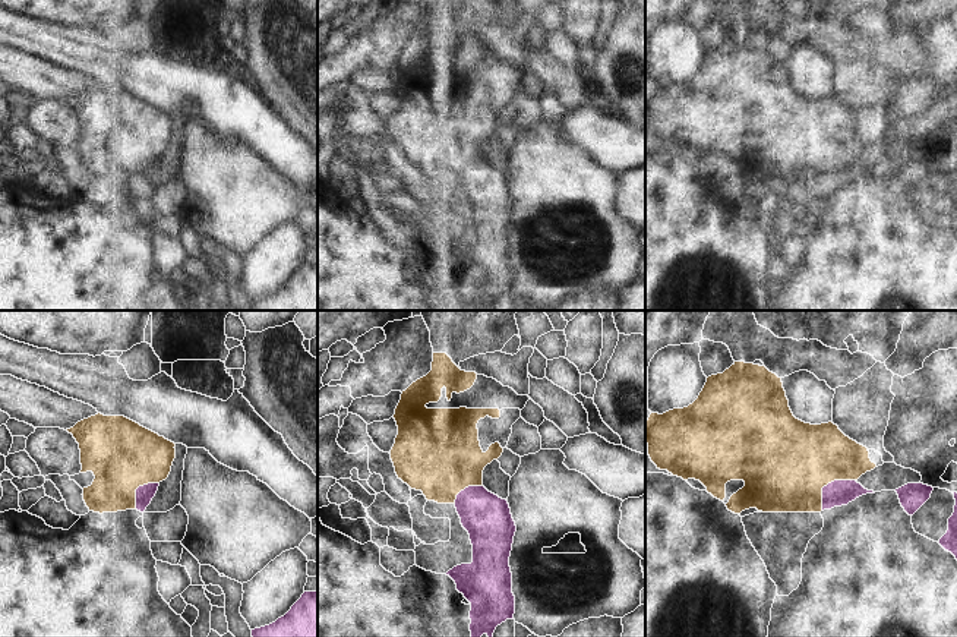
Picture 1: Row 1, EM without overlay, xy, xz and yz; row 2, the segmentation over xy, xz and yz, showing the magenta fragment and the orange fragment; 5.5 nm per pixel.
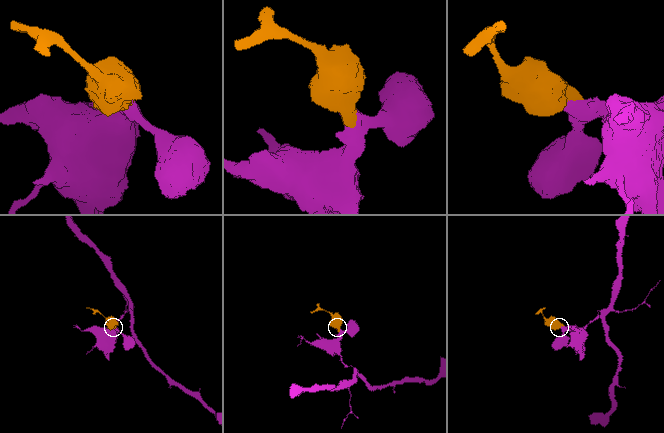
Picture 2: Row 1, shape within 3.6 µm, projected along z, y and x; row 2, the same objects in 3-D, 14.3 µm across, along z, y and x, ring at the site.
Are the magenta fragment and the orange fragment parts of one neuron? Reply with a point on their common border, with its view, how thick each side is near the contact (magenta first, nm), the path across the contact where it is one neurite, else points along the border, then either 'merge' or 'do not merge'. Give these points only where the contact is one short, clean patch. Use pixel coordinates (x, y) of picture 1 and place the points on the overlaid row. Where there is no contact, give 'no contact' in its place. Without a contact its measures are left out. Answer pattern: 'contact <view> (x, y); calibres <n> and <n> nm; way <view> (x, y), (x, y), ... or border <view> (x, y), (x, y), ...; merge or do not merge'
contact yz (828, 483); calibres 140 and 460 nm; way yz (840, 492), (828, 483), (789, 462); merge

